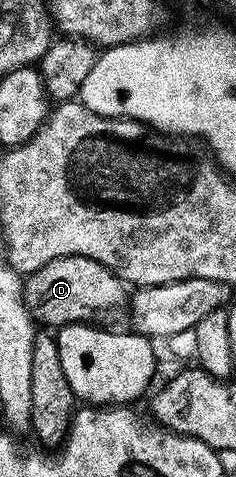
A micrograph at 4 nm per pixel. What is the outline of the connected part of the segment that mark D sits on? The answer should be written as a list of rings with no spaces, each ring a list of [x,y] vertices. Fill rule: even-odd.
[[[65,254],[63,258],[50,260],[50,264],[40,266],[34,273],[27,275],[23,283],[24,304],[29,308],[37,306],[40,309],[41,320],[48,326],[64,326],[67,322],[80,322],[83,318],[90,318],[95,313],[100,314],[103,310],[112,310],[115,306],[122,305],[123,302],[125,305],[129,298],[129,283],[119,278],[115,270],[102,265],[98,260],[77,254]]]

